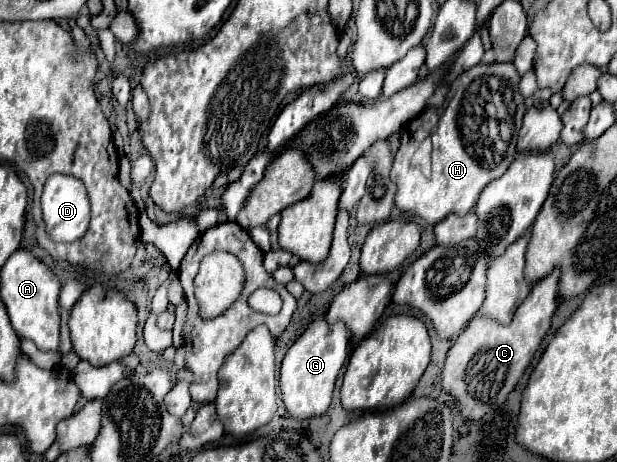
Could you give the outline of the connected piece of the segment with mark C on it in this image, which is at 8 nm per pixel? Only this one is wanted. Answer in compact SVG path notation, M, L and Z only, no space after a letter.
M554 269L550 275L540 279L514 313L510 325L500 325L490 317L476 315L452 343L440 375L440 387L458 401L460 413L466 419L480 421L488 411L500 407L516 387L540 347L540 341L550 329L552 315L558 307L558 277L560 273Z

